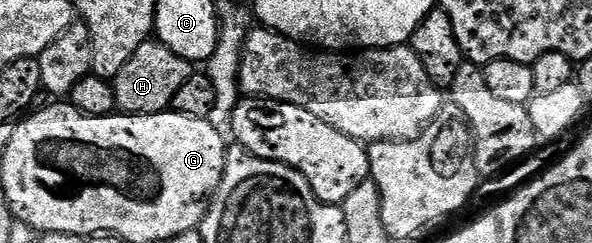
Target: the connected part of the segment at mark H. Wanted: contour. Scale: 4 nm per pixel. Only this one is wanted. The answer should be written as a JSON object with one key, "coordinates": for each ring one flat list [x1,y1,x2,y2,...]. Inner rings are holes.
{"coordinates":[[149,38,142,42,142,46,138,46,138,50,134,50,130,62,122,66,122,71,112,81,117,109,125,116,167,112,174,102,174,94,178,94,179,88,186,83,186,78,192,76,193,71,193,61,178,58,174,50,170,50,155,38]]}

